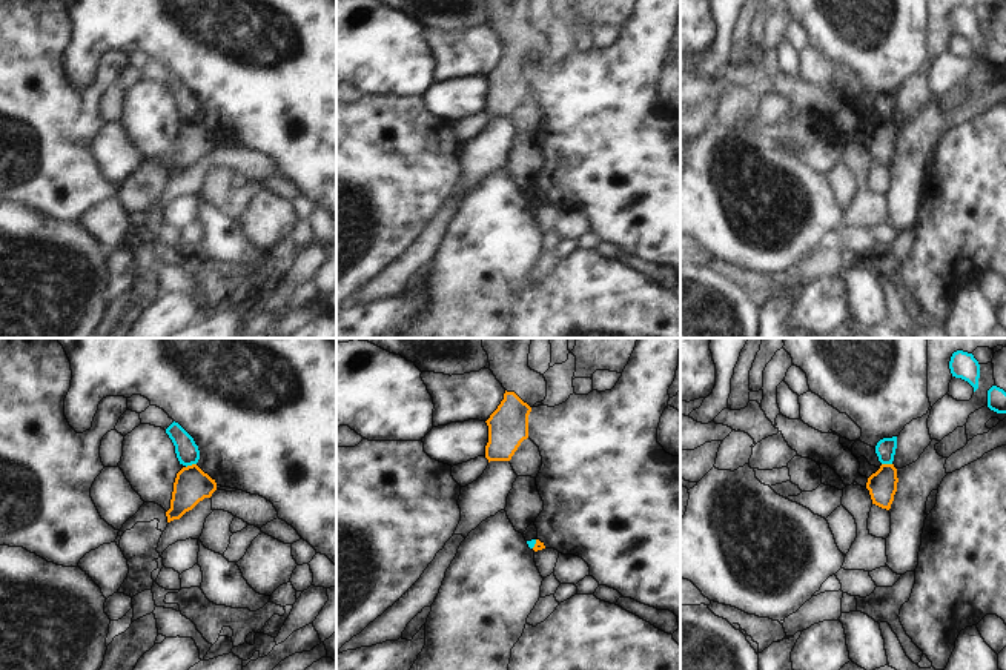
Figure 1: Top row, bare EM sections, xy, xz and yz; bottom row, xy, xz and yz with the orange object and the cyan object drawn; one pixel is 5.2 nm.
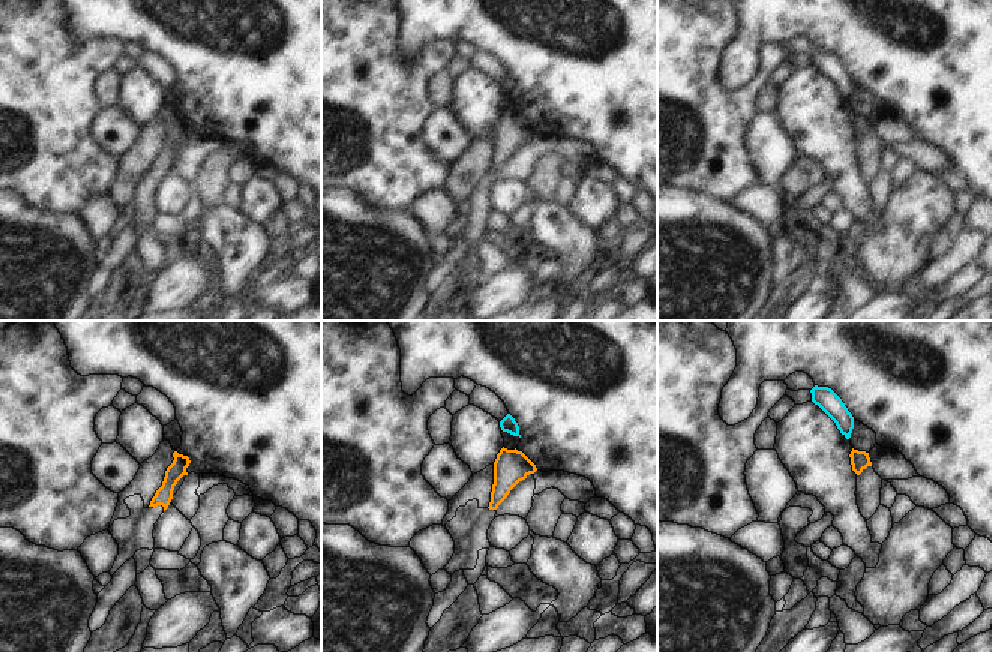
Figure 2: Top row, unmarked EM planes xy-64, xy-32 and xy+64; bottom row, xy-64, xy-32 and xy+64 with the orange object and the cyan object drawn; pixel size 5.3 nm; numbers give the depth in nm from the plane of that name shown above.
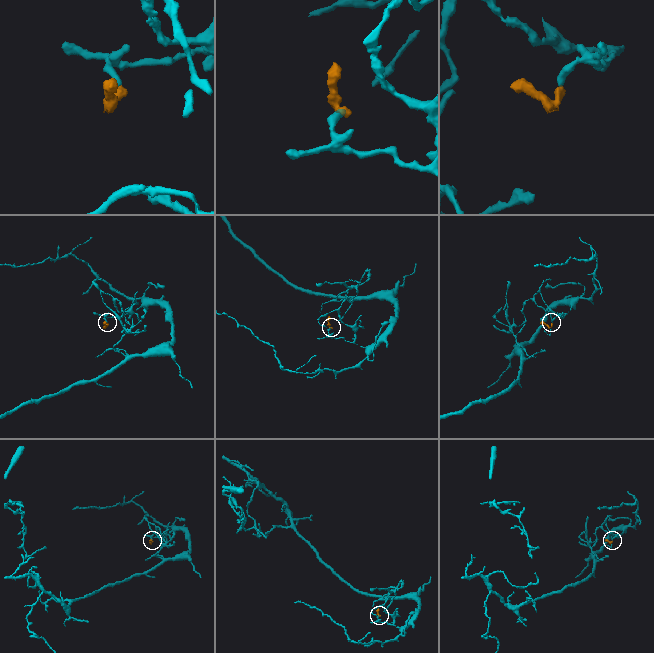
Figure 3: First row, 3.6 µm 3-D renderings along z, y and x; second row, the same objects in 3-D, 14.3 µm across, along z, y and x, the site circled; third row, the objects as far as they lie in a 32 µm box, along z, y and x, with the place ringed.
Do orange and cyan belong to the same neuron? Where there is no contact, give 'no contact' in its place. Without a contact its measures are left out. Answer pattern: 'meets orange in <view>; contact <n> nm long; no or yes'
meets orange in xy; contact 60 nm long; no

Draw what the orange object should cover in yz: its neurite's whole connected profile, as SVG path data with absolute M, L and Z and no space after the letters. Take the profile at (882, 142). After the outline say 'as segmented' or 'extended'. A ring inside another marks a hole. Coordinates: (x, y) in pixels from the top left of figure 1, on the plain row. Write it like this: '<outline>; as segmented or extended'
M882 120L880 124L868 134L872 160L889 166L897 148L897 124L894 120Z; as segmented

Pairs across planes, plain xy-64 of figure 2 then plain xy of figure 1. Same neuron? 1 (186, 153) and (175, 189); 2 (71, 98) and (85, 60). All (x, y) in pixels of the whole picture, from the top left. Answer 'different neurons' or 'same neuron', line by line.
1: same neuron
2: different neurons

